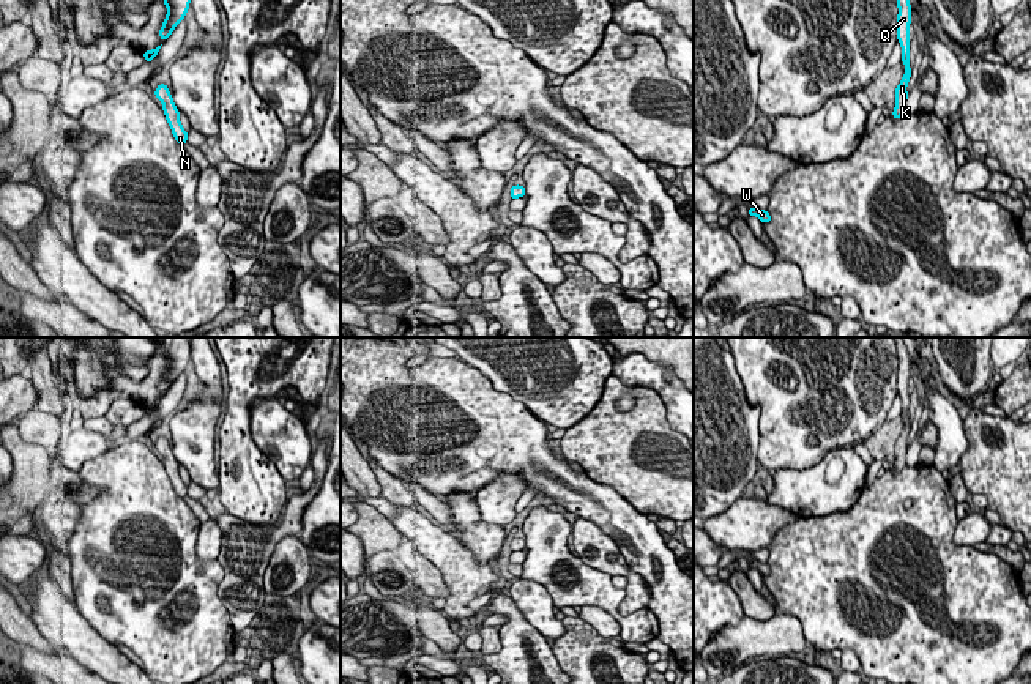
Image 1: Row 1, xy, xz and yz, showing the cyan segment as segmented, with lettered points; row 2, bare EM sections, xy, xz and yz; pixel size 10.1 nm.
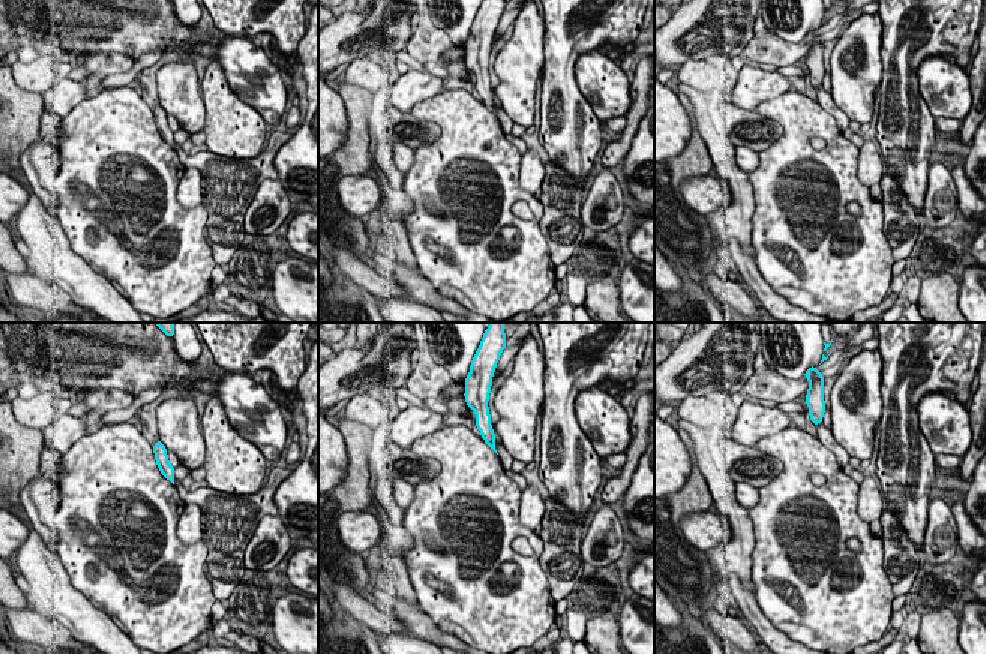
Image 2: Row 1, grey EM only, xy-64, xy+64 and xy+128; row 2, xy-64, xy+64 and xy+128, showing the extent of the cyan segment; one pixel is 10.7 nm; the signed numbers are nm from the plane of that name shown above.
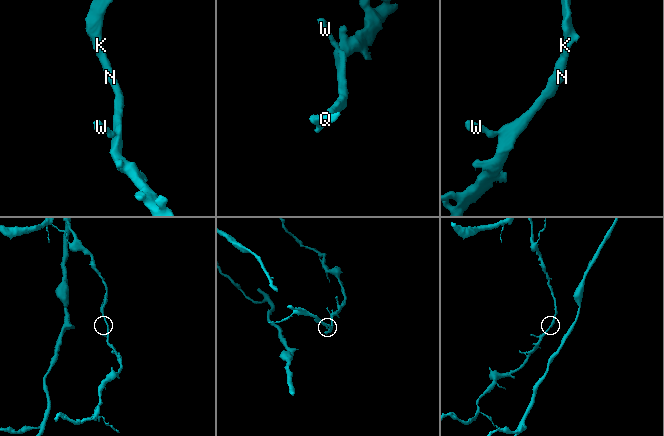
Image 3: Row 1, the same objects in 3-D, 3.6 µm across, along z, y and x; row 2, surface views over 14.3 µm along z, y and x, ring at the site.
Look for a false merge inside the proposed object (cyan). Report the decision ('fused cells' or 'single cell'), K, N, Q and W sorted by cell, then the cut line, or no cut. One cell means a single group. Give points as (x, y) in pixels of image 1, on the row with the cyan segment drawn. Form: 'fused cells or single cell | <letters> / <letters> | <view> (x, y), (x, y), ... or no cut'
single cell | K N Q W | no cut

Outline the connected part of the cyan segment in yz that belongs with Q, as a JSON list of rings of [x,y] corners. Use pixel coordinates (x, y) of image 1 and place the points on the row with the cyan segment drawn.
[[[897,0],[897,6],[899,6],[897,39],[902,46],[902,61],[906,66],[906,69],[905,69],[902,82],[895,88],[895,109],[892,112],[892,117],[895,120],[902,118],[902,115],[905,113],[906,98],[908,98],[906,85],[910,82],[911,69],[913,69],[908,61],[908,57],[910,57],[910,32],[908,32],[908,28],[911,24],[911,19],[910,19],[911,5],[910,5],[910,0]]]

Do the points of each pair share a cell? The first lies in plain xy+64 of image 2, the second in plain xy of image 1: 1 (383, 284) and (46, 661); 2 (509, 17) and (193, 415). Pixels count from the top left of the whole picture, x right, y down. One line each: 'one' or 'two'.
1: two
2: two

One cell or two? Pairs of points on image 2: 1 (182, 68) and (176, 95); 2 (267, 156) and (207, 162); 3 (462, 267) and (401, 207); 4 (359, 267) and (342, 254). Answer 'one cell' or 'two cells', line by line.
1: one cell
2: one cell
3: two cells
4: one cell

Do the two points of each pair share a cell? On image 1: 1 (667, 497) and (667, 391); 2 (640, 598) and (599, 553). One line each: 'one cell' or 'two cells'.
1: two cells
2: one cell

